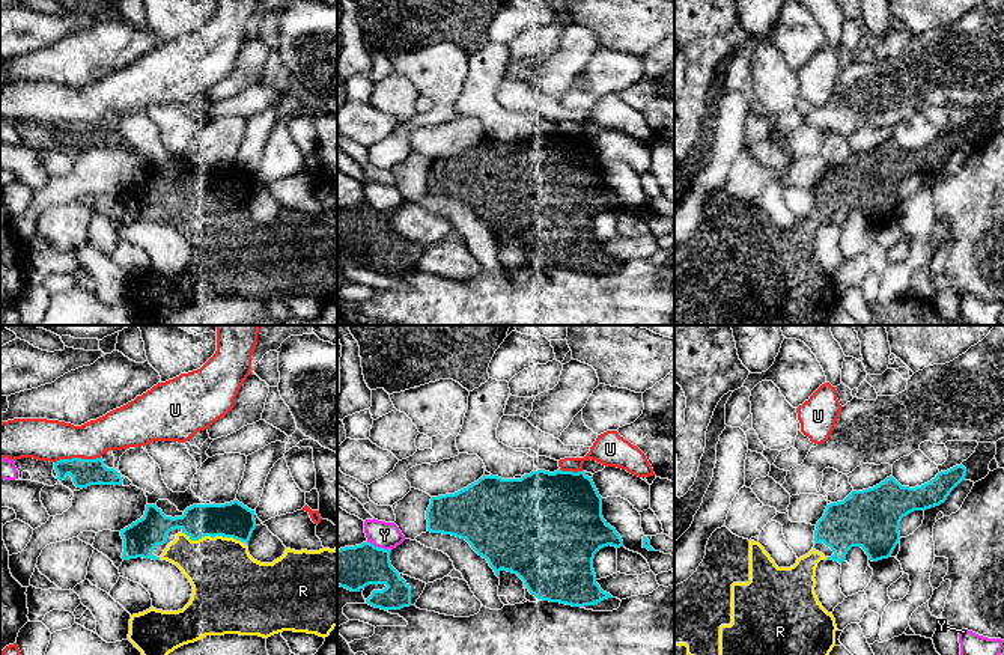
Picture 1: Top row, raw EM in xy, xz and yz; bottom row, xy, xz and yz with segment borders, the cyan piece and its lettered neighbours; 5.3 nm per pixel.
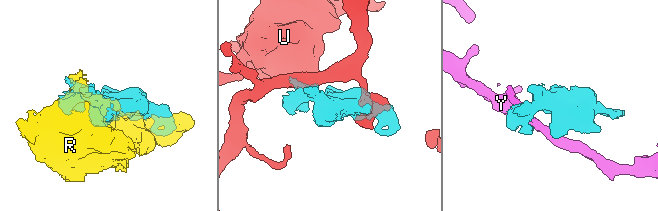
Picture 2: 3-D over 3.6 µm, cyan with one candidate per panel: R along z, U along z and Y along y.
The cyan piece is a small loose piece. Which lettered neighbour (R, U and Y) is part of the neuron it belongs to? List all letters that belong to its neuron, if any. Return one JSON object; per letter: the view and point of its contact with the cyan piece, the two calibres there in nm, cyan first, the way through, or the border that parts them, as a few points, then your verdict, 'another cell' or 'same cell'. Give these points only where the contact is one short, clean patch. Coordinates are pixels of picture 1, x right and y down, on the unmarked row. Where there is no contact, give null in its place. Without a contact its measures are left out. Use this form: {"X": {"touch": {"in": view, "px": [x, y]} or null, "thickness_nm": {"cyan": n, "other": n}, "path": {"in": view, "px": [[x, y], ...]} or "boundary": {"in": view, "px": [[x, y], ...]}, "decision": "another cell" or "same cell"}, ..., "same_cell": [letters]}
{"R": {"touch": {"in": "xy", "px": [212, 199]}, "thickness_nm": {"cyan": 190, "other": 380}, "decision": "same cell"}, "U": {"touch": {"in": "xy", "px": [77, 121]}, "thickness_nm": {"cyan": 140, "other": 220}, "decision": "another cell"}, "Y": {"touch": {"in": "xz", "px": [380, 211]}, "thickness_nm": {"cyan": 240, "other": 140}, "boundary": {"in": "xz", "px": [[368, 204], [390, 213]]}, "decision": "another cell"}, "same_cell": ["R"]}

